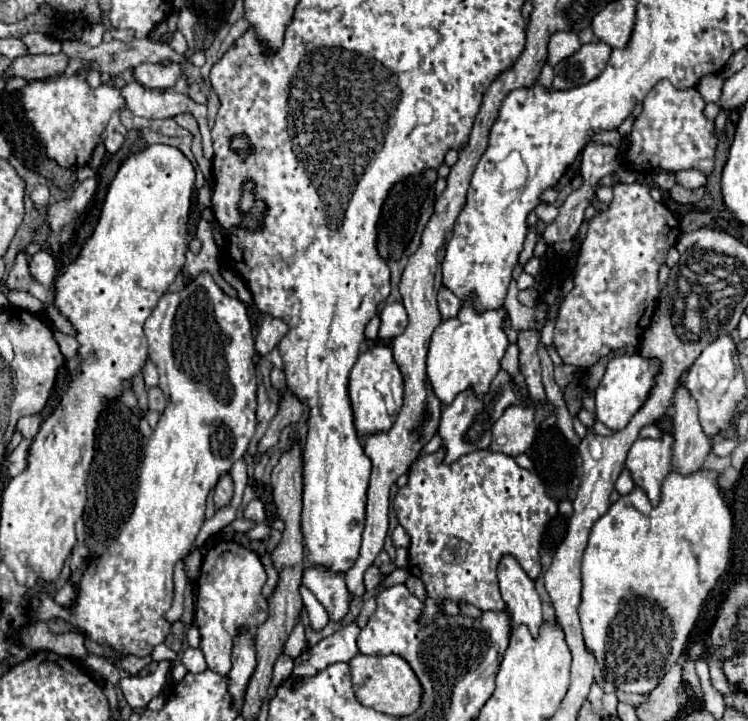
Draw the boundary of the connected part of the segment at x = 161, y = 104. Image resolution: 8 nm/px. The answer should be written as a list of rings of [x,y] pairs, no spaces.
[[[140,84],[124,86],[122,96],[126,100],[126,108],[130,108],[138,116],[172,118],[172,116],[184,114],[184,112],[192,114],[200,124],[204,158],[212,160],[212,138],[210,138],[210,128],[206,124],[206,104],[198,104],[190,96],[174,92],[174,90],[146,92]]]

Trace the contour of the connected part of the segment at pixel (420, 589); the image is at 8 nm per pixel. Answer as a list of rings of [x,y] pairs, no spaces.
[[[410,576],[410,578],[408,578],[408,582],[406,582],[406,586],[408,586],[408,590],[410,590],[414,596],[418,596],[420,600],[426,600],[426,598],[428,598],[426,588],[424,588],[424,584],[422,584],[422,580],[418,580],[418,578]]]

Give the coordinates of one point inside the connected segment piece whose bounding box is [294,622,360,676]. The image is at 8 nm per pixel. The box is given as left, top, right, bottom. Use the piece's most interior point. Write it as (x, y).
(342, 646)

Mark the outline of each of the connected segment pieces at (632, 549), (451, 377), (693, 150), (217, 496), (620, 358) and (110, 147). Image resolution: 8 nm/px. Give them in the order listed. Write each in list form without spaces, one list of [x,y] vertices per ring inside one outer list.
[[[700,468],[692,474],[680,474],[680,472],[670,472],[664,480],[662,486],[662,498],[658,506],[652,506],[646,492],[642,488],[634,488],[630,494],[620,496],[618,502],[614,502],[608,512],[594,524],[592,534],[590,534],[590,542],[588,548],[584,552],[582,558],[582,604],[580,604],[580,622],[582,622],[582,630],[584,630],[584,640],[588,644],[588,648],[592,650],[592,654],[596,656],[598,664],[602,666],[604,674],[610,674],[610,682],[624,690],[624,692],[636,692],[636,694],[648,694],[654,686],[658,686],[664,666],[666,670],[670,670],[670,666],[679,660],[684,654],[684,646],[686,640],[692,632],[692,628],[696,626],[696,618],[699,617],[700,611],[704,604],[704,600],[708,598],[708,594],[714,590],[718,578],[724,574],[726,566],[730,563],[730,542],[732,542],[732,512],[728,508],[728,504],[724,502],[722,494],[720,494],[720,486],[718,486],[718,472],[714,470],[706,470]]]
[[[470,294],[464,300],[460,312],[454,318],[444,320],[434,330],[434,336],[430,340],[430,350],[428,350],[428,376],[436,396],[442,400],[444,406],[448,406],[454,400],[454,396],[458,396],[458,392],[464,392],[470,386],[474,388],[476,396],[486,394],[486,388],[490,386],[490,380],[500,370],[500,360],[510,344],[504,332],[504,320],[506,320],[504,306],[496,310],[476,312]]]
[[[660,80],[644,98],[644,110],[634,120],[632,132],[628,134],[628,146],[622,152],[622,166],[636,172],[650,170],[700,170],[706,176],[714,166],[714,152],[718,144],[718,136],[714,134],[714,120],[704,116],[704,98],[696,88],[678,90],[668,80]]]
[[[224,474],[220,478],[220,482],[216,484],[216,488],[214,488],[214,504],[216,504],[216,508],[228,506],[230,500],[232,500],[232,494],[234,494],[232,478],[230,478],[230,474]]]
[[[618,354],[608,360],[604,378],[596,390],[596,416],[612,430],[622,430],[632,416],[640,410],[640,406],[650,396],[650,390],[656,384],[656,376],[660,374],[662,362],[658,358],[646,358],[636,354]]]
[[[110,132],[110,134],[106,136],[106,140],[104,140],[104,146],[106,146],[106,150],[108,150],[110,154],[116,154],[116,150],[122,146],[122,142],[124,142],[124,136],[122,136],[122,134]]]

